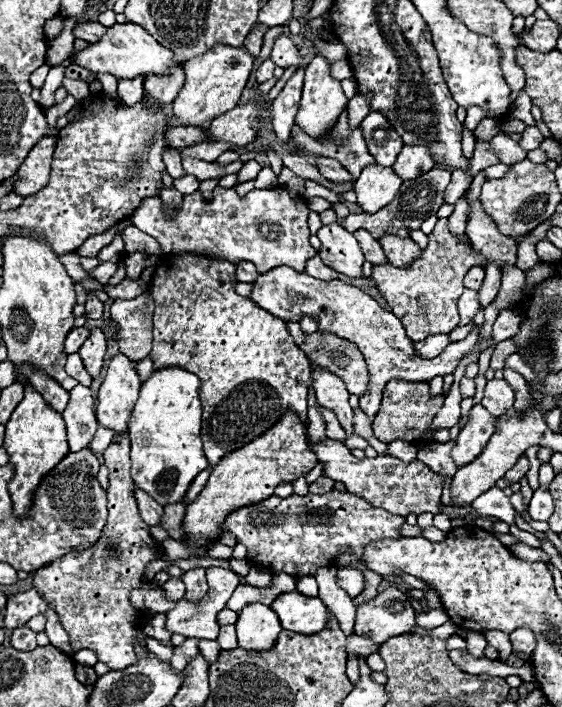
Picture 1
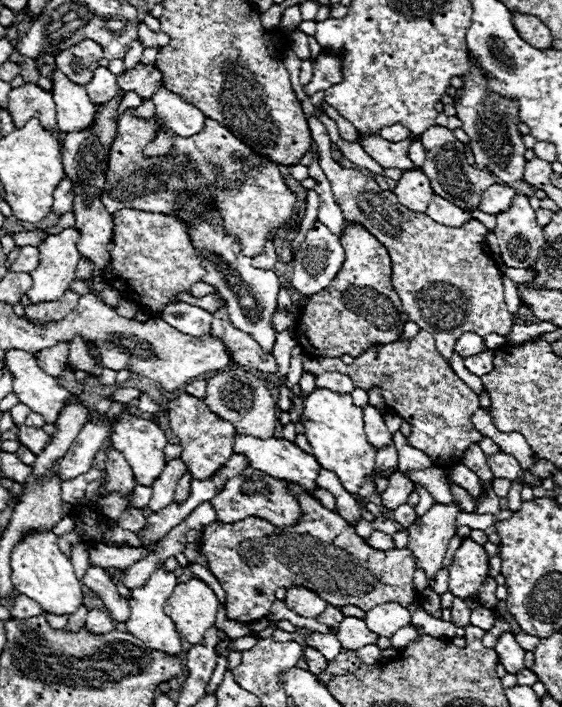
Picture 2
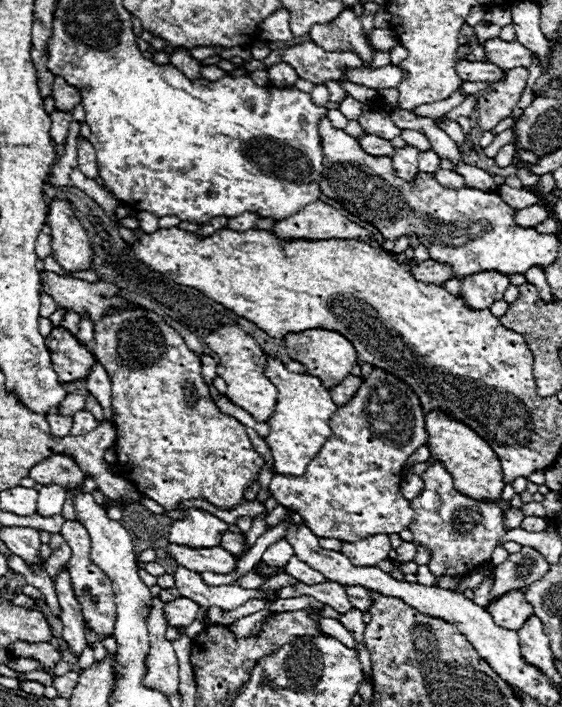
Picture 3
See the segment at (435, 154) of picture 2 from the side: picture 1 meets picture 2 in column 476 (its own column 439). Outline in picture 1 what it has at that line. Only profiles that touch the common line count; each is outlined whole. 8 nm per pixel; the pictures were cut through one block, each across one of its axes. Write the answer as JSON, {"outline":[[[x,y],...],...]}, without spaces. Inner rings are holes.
{"outline":[[[434,168],[414,180],[404,182],[400,186],[400,196],[396,196],[390,204],[386,204],[376,214],[348,214],[348,218],[344,220],[344,228],[350,232],[360,228],[370,230],[370,234],[374,234],[374,238],[378,240],[384,238],[386,234],[398,234],[400,238],[410,238],[412,230],[418,230],[424,220],[428,220],[438,212],[438,208],[442,206],[442,194],[448,182],[450,182],[450,172],[442,168]]]}

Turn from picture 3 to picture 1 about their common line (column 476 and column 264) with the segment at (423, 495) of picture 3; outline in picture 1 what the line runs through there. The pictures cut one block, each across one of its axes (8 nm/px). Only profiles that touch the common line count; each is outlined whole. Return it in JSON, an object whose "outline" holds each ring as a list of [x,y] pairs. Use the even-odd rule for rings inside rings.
{"outline":[[[326,492],[278,498],[270,496],[258,504],[244,506],[226,518],[226,532],[234,534],[240,544],[248,546],[248,560],[268,572],[286,572],[294,578],[314,576],[318,568],[332,566],[334,558],[346,548],[358,558],[368,542],[398,538],[398,528],[406,520],[382,508],[370,506],[364,498],[350,492]]]}

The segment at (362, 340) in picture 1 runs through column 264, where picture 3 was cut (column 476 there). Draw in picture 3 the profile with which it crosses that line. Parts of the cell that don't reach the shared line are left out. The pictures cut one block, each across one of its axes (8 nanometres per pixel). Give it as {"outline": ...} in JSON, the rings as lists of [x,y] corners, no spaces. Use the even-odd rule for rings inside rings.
{"outline":[[[484,270],[482,274],[470,274],[462,278],[460,296],[472,310],[490,308],[492,302],[502,300],[504,290],[508,288],[510,280],[504,274]]]}

